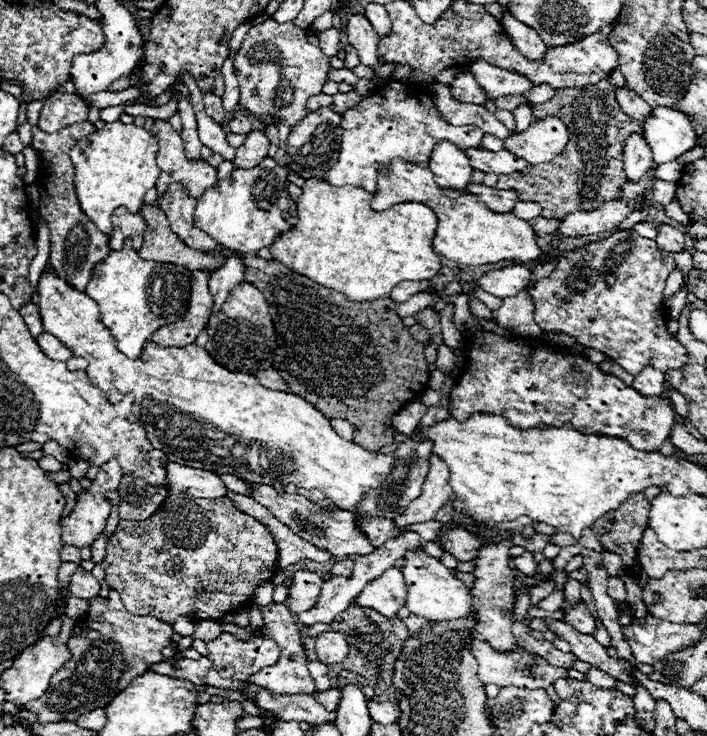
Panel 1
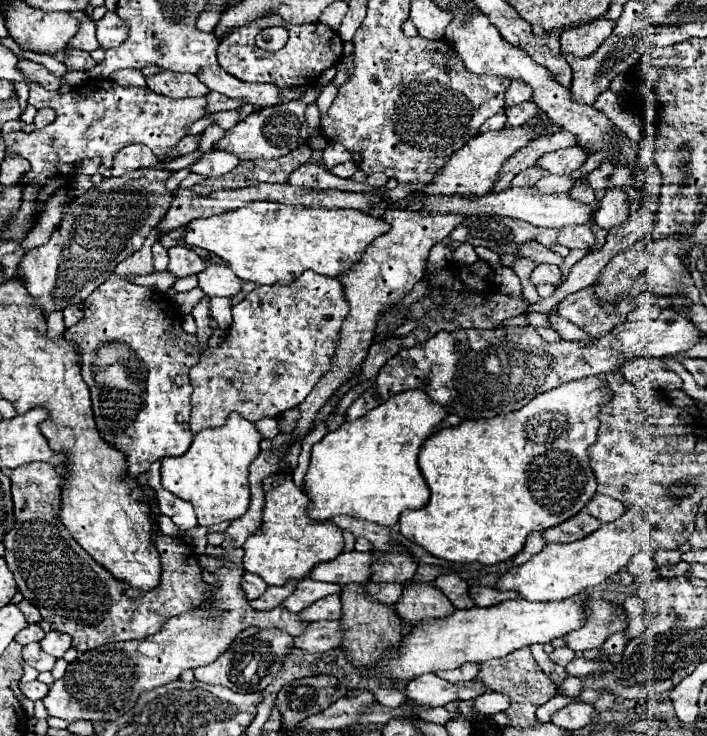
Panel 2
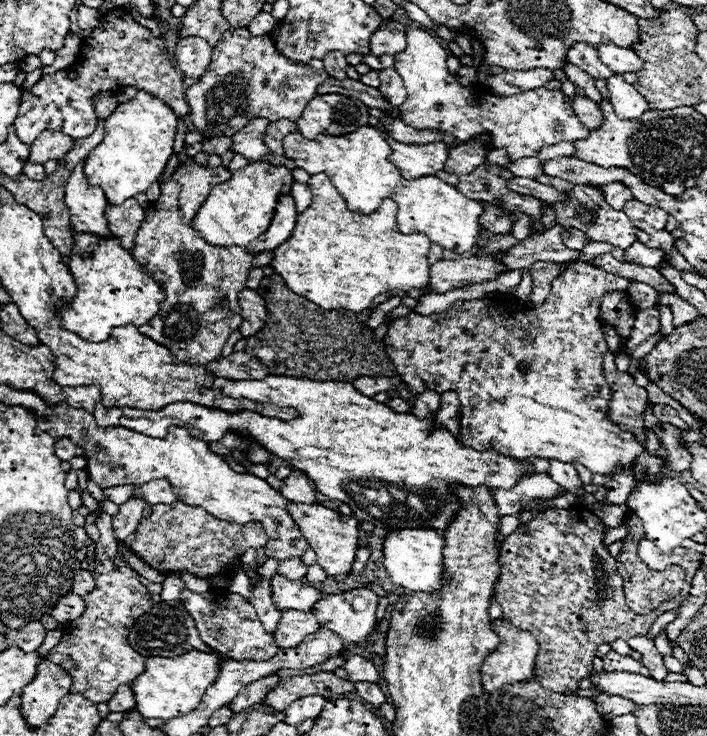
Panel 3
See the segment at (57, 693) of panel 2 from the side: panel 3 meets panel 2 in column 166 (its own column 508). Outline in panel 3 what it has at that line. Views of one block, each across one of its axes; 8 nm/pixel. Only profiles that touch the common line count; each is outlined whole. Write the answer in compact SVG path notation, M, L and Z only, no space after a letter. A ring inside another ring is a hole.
M494 618L492 630L498 634L500 646L490 656L486 656L486 660L482 664L482 686L484 686L484 690L494 692L494 690L502 688L502 684L514 684L514 682L530 680L534 676L534 658L538 654L536 638L528 630L516 628L504 618Z

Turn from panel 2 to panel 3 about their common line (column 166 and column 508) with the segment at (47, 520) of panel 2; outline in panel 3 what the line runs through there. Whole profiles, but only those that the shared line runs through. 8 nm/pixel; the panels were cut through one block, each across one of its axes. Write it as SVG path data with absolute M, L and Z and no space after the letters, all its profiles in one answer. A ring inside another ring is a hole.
M548 508L532 522L518 526L516 532L512 532L500 546L500 578L496 582L494 596L498 598L506 620L534 634L540 648L534 660L534 676L552 692L578 690L578 682L593 671L592 658L600 644L610 644L616 638L628 640L634 636L646 636L662 612L676 610L682 604L682 600L676 598L660 604L648 616L634 614L624 602L622 578L616 572L616 560L608 554L602 536L604 524L592 512L582 508Z

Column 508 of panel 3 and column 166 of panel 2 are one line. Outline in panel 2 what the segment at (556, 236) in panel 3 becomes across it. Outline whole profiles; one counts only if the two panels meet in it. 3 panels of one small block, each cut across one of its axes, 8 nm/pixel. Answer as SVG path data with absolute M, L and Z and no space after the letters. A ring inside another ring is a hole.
M156 242L152 246L152 254L154 254L154 268L158 272L164 272L168 268L168 250L160 242Z

